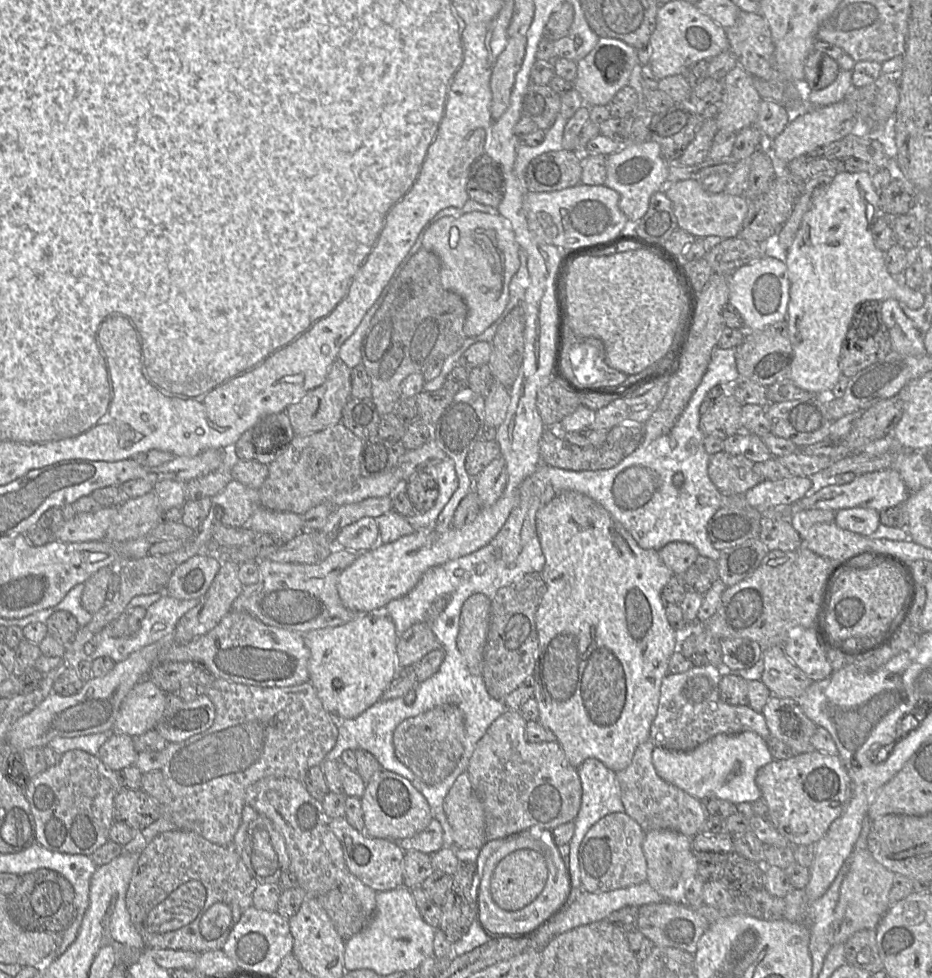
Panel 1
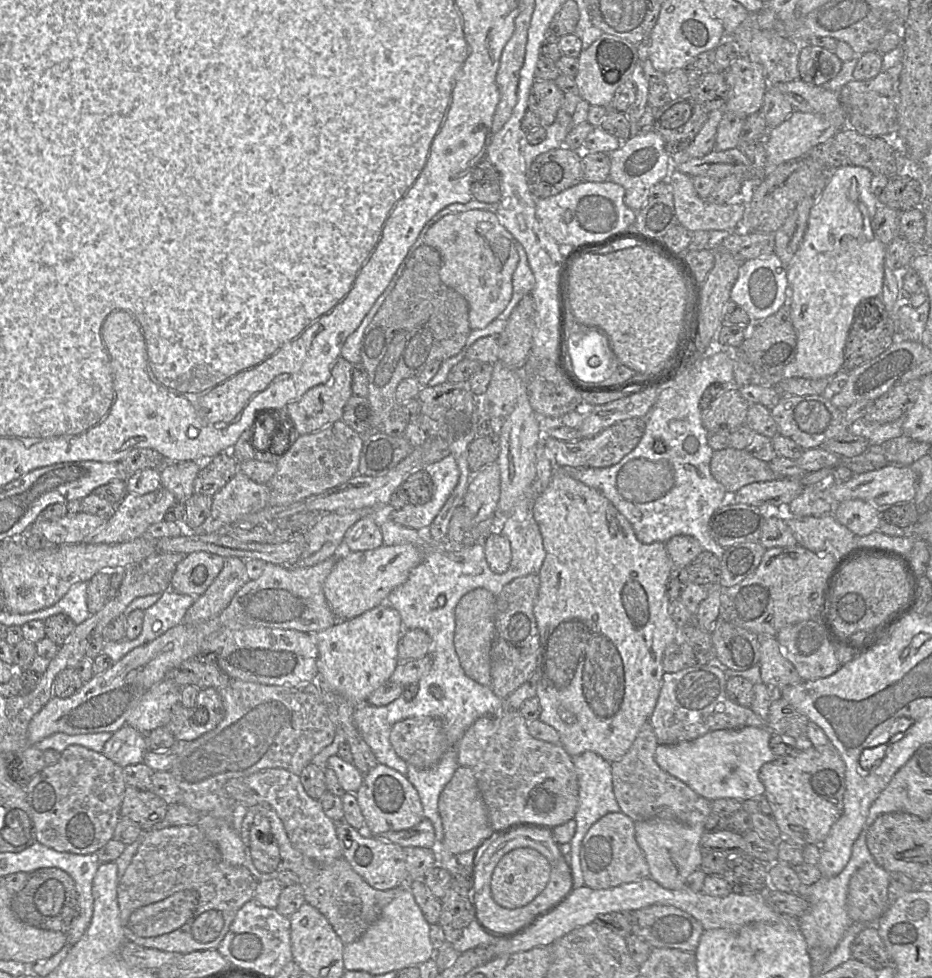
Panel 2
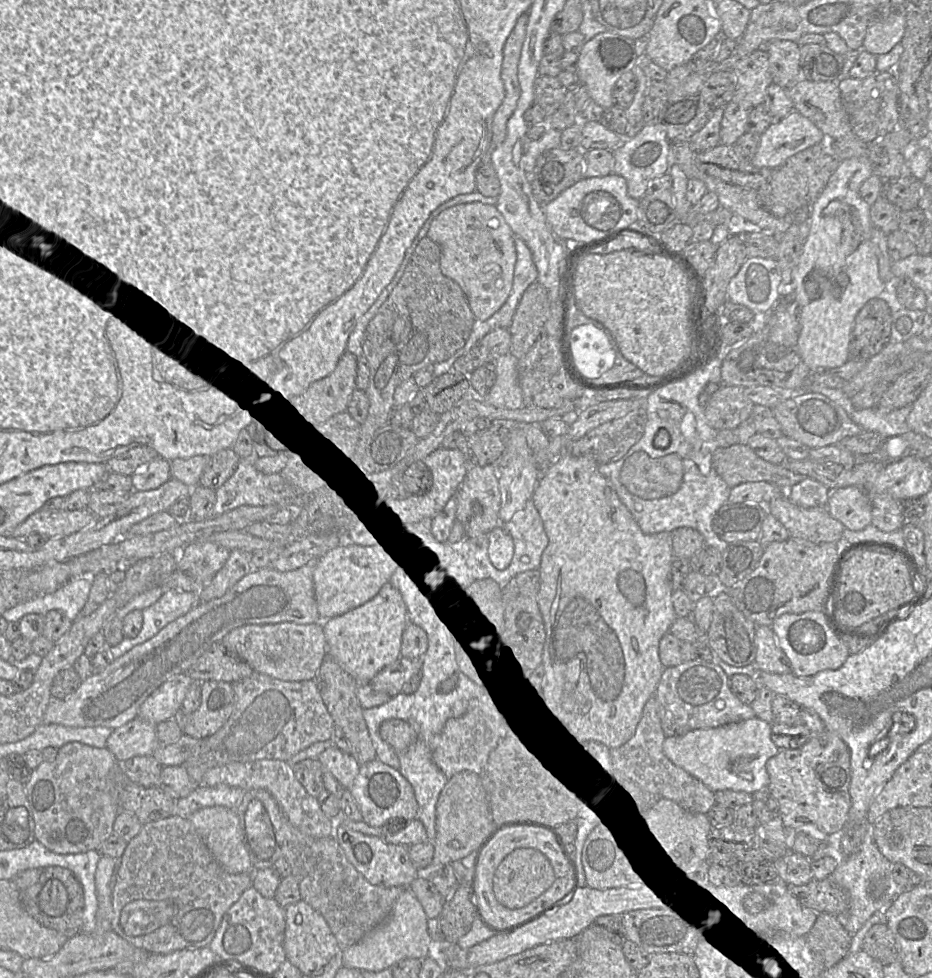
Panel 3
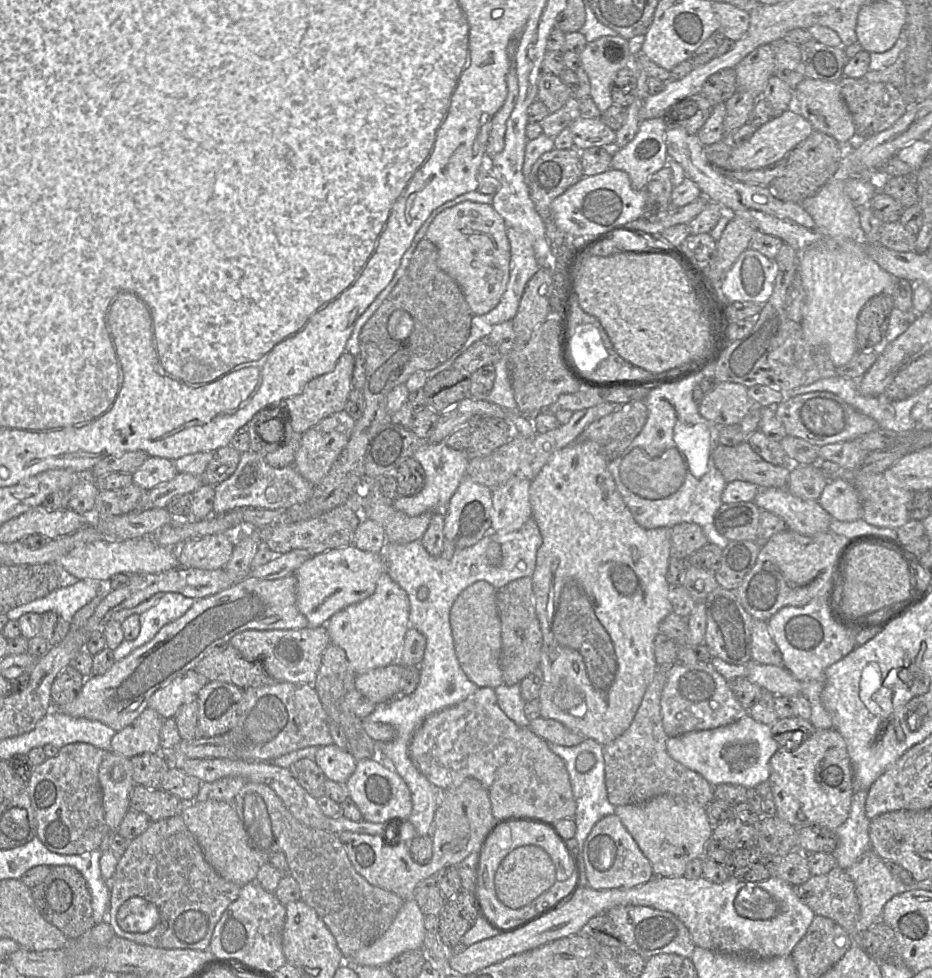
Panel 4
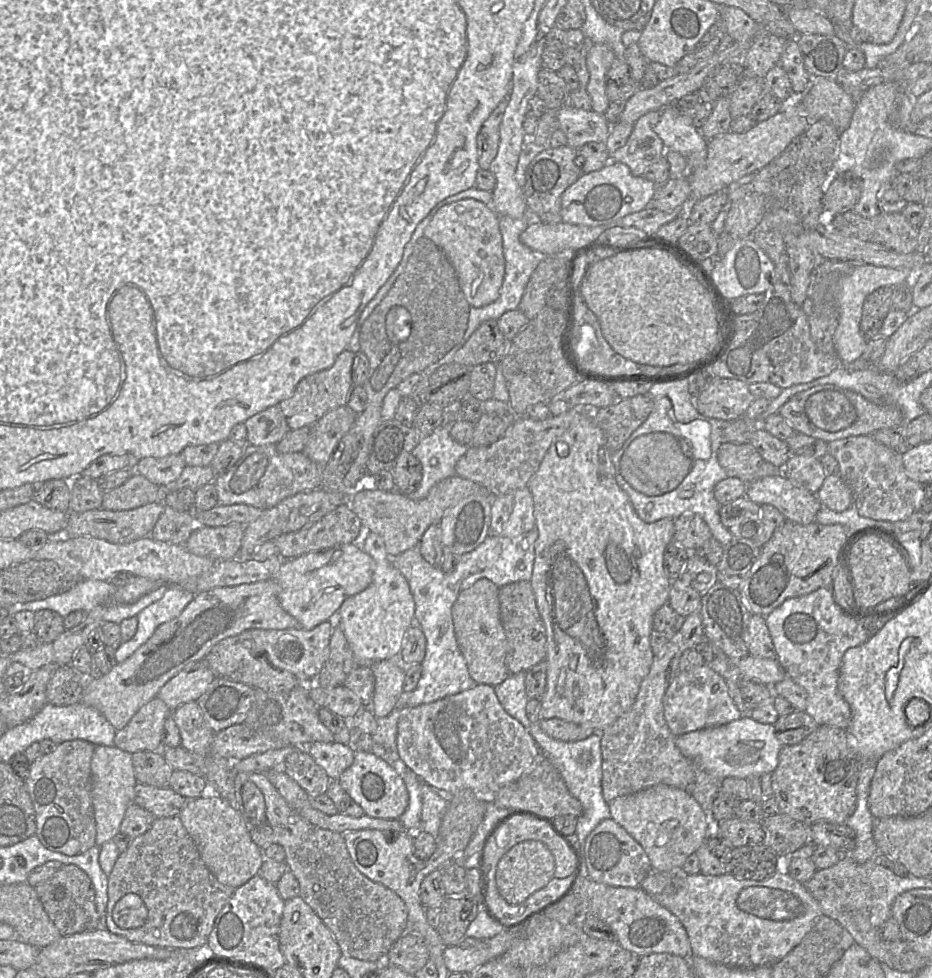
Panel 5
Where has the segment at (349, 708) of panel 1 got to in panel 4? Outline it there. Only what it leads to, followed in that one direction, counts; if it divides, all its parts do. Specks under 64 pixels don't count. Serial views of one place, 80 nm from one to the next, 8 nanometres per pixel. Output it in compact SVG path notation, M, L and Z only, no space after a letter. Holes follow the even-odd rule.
M384 572L371 596L335 613L326 623L326 629L330 643L345 651L353 670L360 674L398 661L410 628L409 614L407 593Z

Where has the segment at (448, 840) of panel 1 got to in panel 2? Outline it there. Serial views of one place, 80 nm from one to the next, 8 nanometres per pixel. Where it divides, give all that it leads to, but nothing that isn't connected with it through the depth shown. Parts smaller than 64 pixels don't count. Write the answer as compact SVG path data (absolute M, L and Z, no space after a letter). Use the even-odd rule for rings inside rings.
M456 745L449 748L432 768L418 769L408 765L406 777L418 791L425 818L434 826L437 846L444 840L443 824L438 809L439 797L459 767Z

